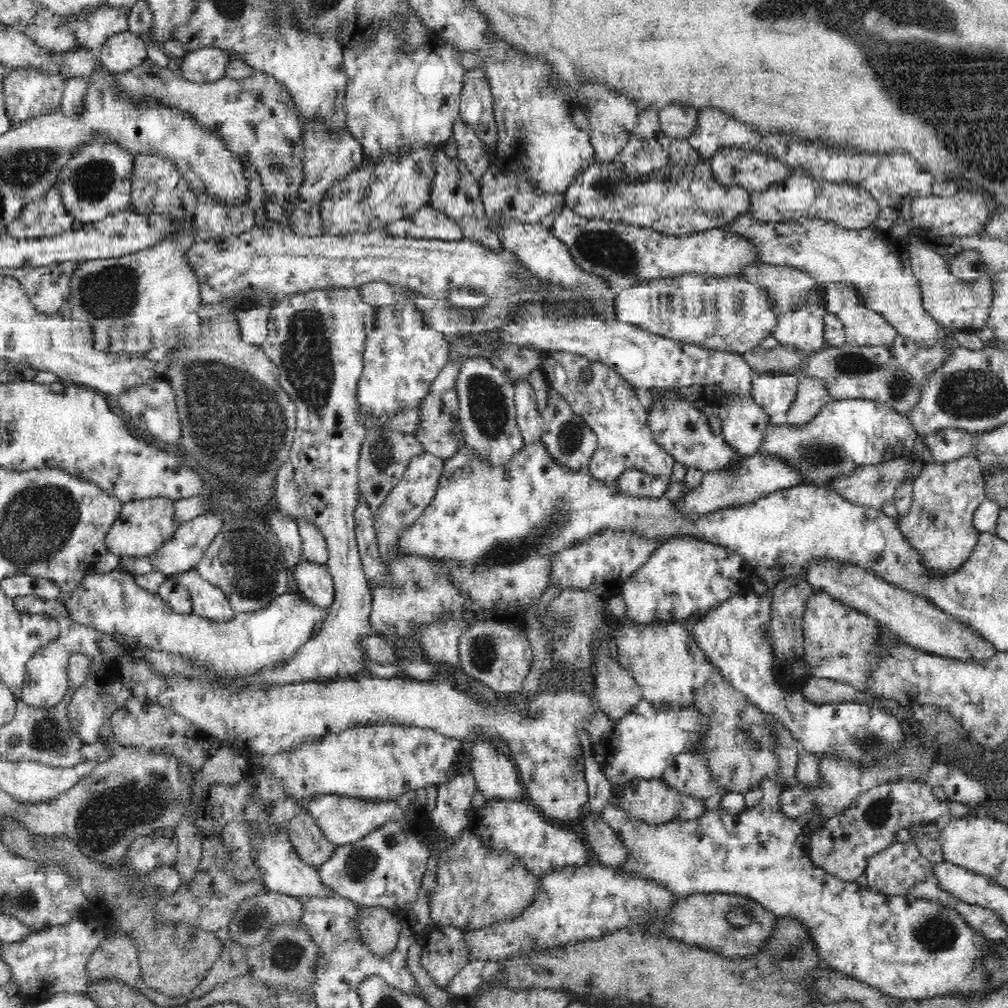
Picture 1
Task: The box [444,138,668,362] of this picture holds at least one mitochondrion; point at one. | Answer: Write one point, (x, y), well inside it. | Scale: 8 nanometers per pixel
(605, 248)

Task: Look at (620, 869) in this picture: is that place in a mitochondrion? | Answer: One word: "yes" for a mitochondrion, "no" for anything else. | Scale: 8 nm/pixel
no

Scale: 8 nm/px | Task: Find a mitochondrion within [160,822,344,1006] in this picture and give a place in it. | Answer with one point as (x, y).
(252, 920)

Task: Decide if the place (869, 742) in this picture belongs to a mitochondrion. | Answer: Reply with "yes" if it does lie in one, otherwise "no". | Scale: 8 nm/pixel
yes

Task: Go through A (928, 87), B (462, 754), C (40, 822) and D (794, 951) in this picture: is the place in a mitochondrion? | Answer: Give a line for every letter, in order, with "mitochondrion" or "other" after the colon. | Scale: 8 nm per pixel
A: mitochondrion
B: other
C: other
D: mitochondrion

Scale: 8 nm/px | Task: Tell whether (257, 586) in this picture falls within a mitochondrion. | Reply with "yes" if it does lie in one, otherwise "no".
yes

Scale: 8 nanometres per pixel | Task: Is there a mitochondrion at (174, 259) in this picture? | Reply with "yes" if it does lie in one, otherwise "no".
no

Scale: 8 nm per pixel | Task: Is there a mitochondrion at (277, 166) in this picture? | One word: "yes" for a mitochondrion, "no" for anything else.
yes

